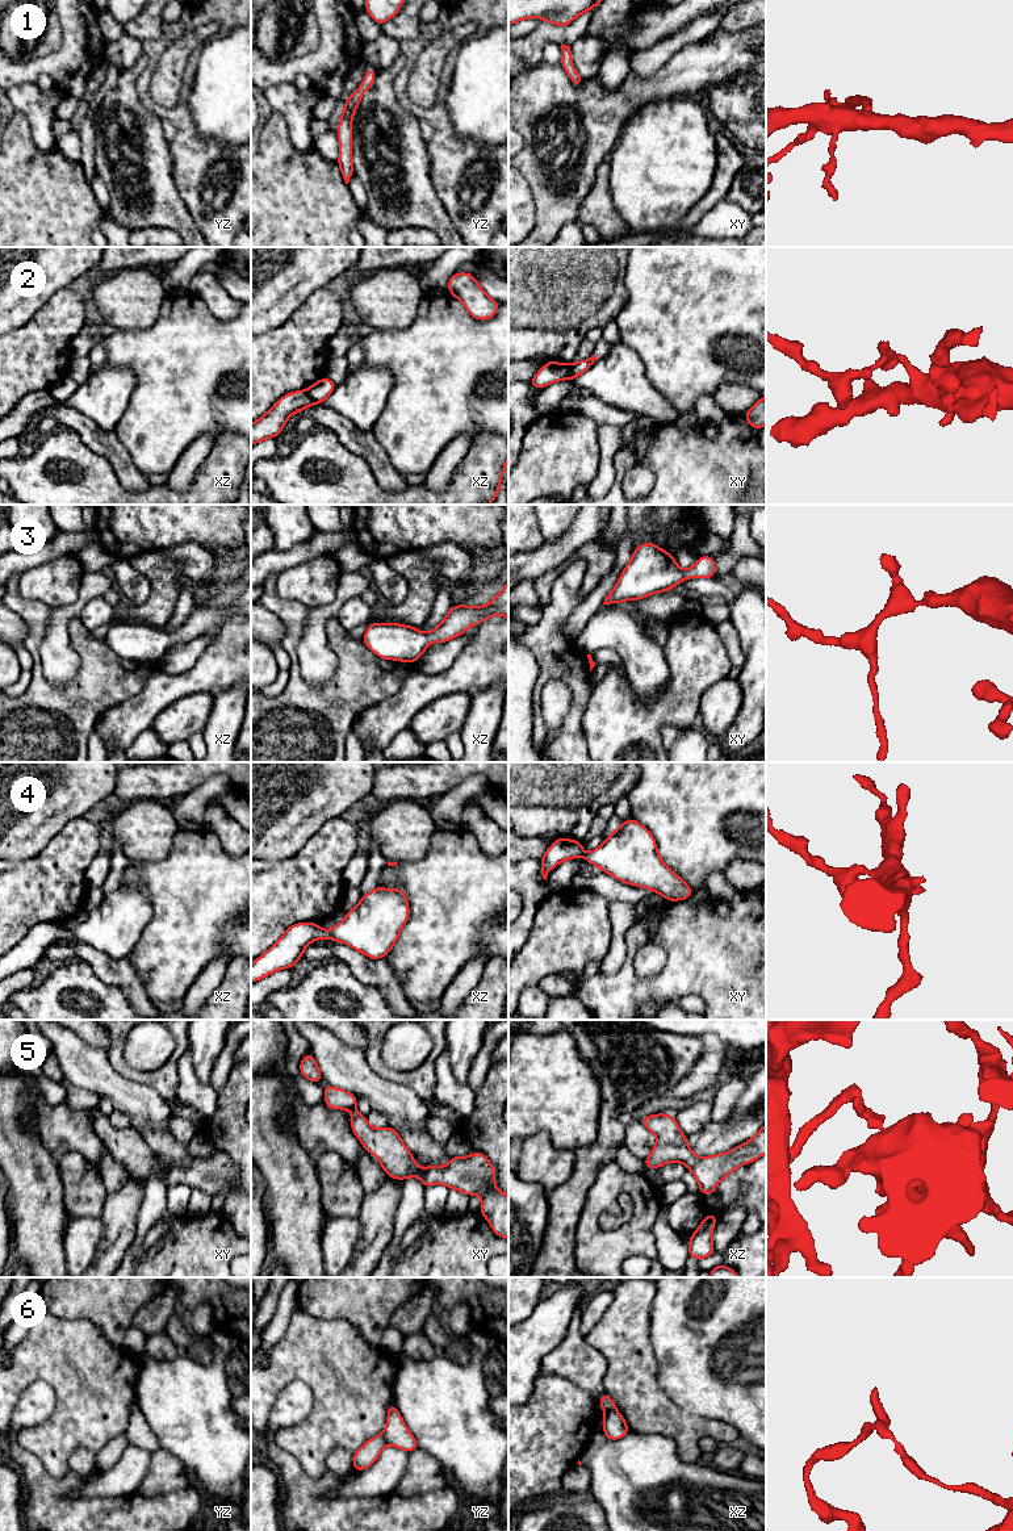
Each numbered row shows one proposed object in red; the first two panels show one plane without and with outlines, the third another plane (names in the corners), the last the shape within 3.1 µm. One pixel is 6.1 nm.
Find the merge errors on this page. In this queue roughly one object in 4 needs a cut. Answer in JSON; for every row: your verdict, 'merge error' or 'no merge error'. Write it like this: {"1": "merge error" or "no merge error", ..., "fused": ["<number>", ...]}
{"1": "no merge error", "2": "merge error", "3": "no merge error", "4": "no merge error", "5": "no merge error", "6": "merge error", "fused": ["2", "6"]}

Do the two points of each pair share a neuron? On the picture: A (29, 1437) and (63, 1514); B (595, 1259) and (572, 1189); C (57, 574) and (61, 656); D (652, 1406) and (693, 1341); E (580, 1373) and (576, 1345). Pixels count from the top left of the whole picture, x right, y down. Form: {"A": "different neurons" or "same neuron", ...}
{"A": "different neurons", "B": "different neurons", "C": "different neurons", "D": "different neurons", "E": "same neuron"}

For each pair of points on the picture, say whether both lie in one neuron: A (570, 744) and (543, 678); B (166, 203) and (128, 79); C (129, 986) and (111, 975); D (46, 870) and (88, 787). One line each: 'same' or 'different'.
A: same
B: same
C: same
D: different

